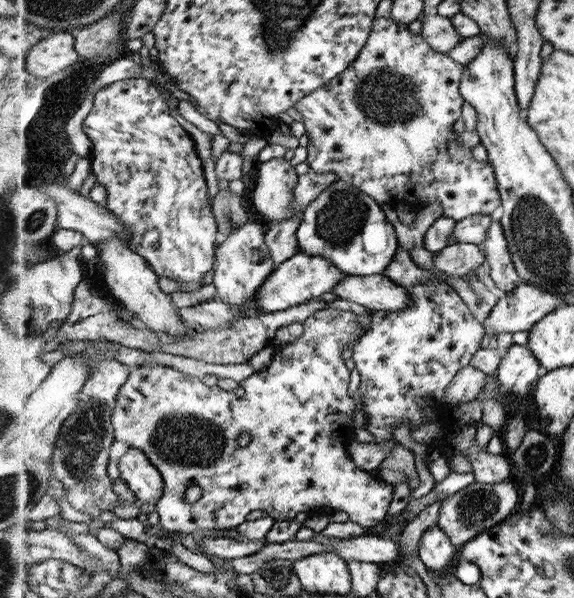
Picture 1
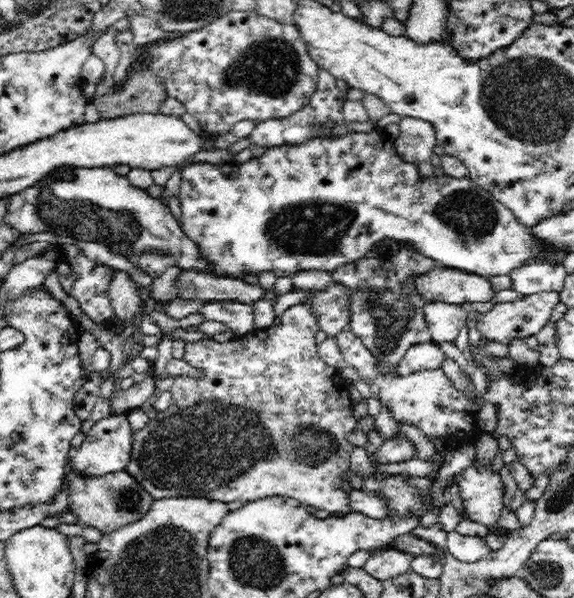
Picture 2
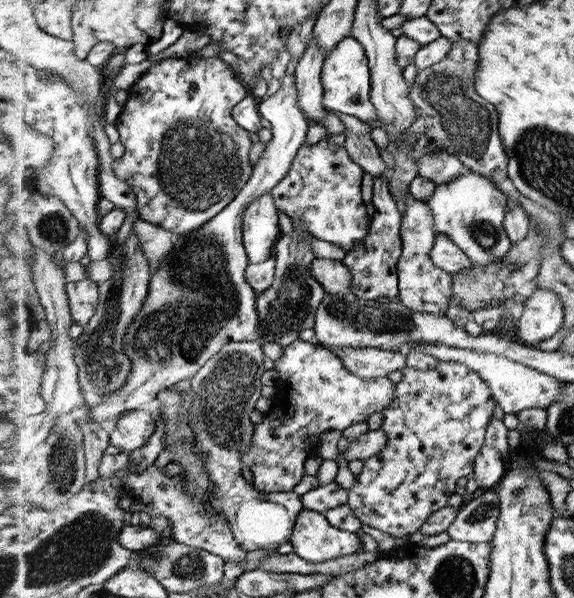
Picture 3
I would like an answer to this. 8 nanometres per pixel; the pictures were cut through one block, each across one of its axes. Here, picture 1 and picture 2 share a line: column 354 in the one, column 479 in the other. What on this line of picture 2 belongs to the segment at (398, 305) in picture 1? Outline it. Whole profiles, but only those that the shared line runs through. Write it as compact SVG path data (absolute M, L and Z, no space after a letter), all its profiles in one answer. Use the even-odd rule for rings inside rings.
M450 267L432 268L428 274L420 274L412 281L417 294L429 303L462 306L466 303L489 302L495 294L487 277Z

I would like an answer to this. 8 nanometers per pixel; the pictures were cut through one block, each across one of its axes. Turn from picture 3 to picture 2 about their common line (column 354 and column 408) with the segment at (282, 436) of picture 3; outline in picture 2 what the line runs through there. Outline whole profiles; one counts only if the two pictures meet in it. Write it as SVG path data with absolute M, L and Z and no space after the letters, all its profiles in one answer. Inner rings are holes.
M351 331L340 332L335 339L345 365L358 371L359 379L370 385L373 396L380 400L381 407L389 408L397 423L406 422L417 426L428 438L443 442L447 452L452 450L452 446L476 444L482 438L480 406L468 402L460 391L452 386L452 381L446 377L442 368L417 371L416 374L398 377L399 370L396 367L385 372L382 361L376 359Z

